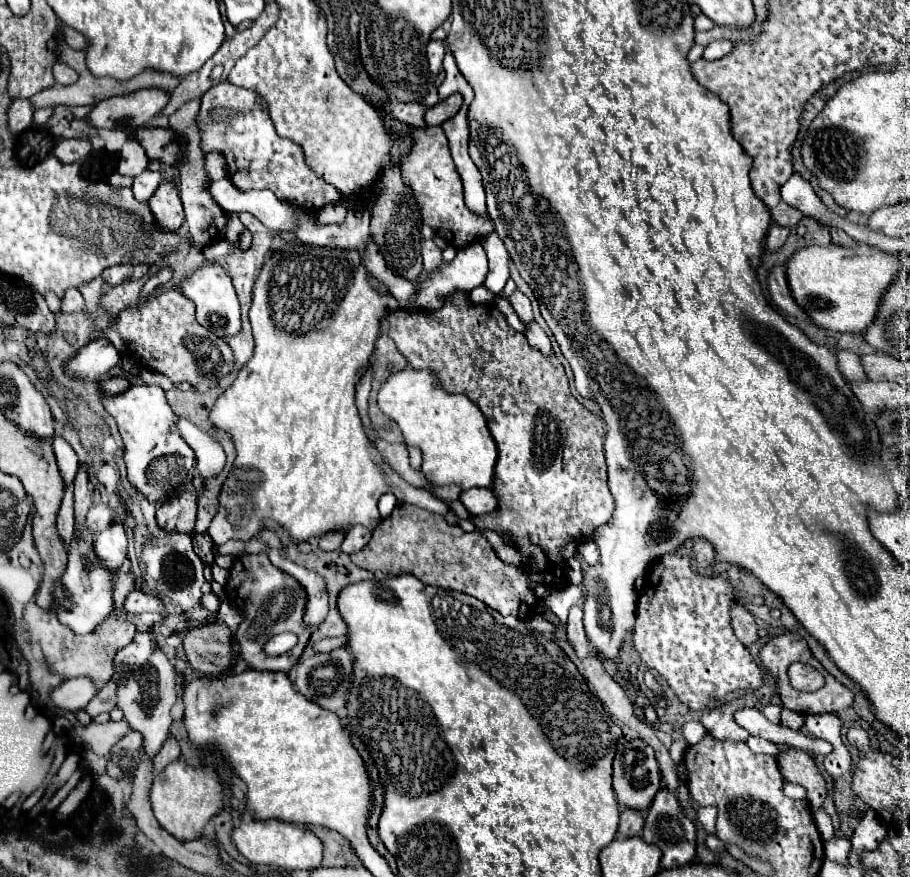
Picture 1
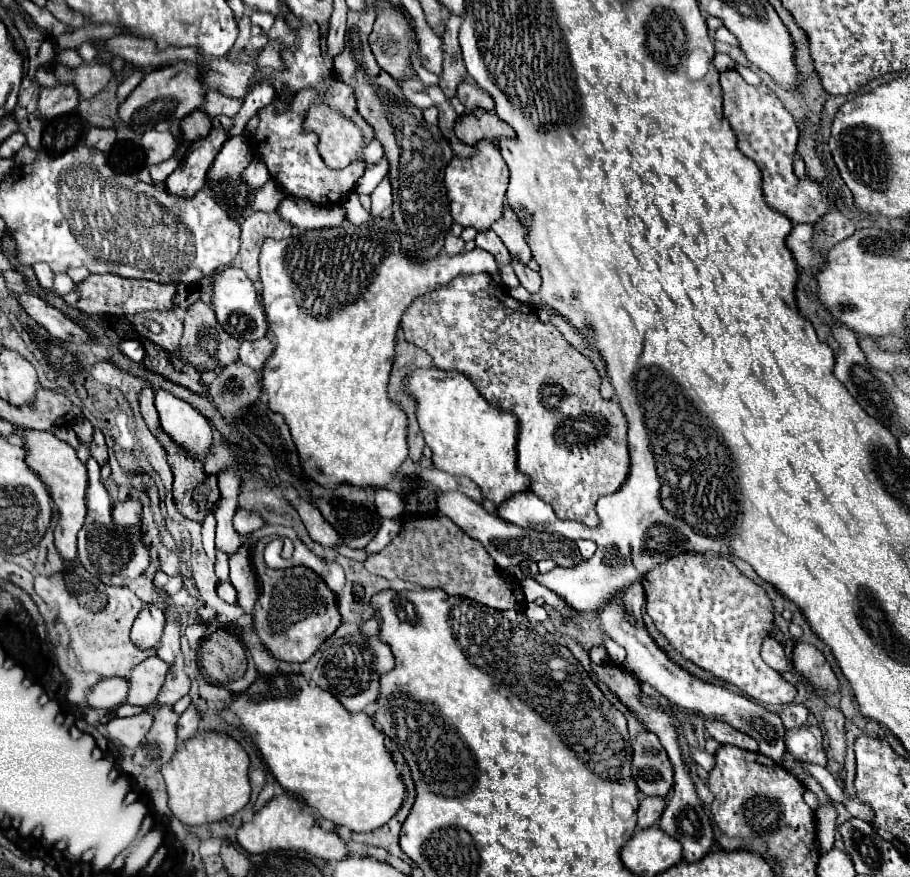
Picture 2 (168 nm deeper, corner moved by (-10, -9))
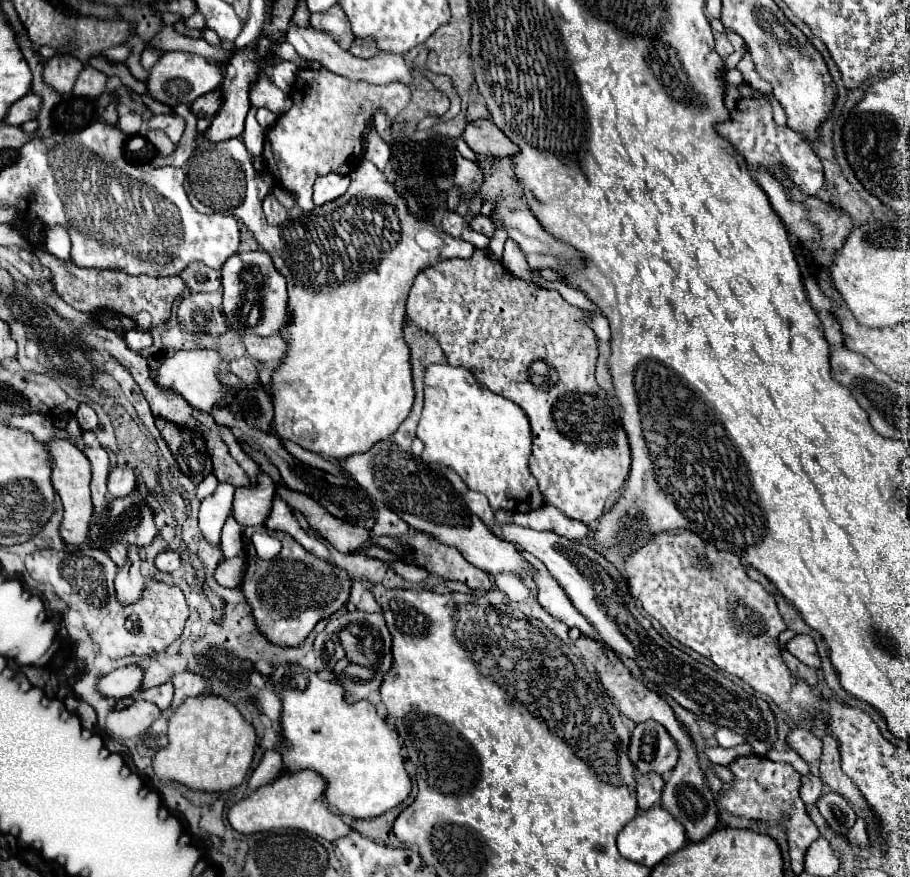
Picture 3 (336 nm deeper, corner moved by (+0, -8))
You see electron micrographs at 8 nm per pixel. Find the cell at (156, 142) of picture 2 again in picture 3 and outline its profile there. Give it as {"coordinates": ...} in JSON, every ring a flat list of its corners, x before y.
{"coordinates":[[170,113,170,115,154,115,148,121,148,127,152,127,152,129,164,129,168,133,168,137,172,139,172,143,178,145,180,137,182,137,182,129,186,127,186,121,180,115,176,115,176,113]]}

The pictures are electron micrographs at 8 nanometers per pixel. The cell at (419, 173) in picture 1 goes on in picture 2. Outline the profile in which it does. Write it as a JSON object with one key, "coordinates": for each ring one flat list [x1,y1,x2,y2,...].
{"coordinates":[[476,142,474,154,460,158,454,156,450,164,446,166,446,190,450,198,450,214,454,222,458,222,462,228,476,228,478,232,490,230,492,222,502,218,502,206,504,206,504,194,508,186,508,168,506,162,502,160,500,152,492,142]]}

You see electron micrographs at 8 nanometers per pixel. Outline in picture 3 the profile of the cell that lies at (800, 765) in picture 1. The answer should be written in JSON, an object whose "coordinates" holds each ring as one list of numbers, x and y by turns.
{"coordinates":[[792,729,790,735,788,735,788,745,800,753,800,757,804,761,816,761,822,753,822,741,808,729]]}

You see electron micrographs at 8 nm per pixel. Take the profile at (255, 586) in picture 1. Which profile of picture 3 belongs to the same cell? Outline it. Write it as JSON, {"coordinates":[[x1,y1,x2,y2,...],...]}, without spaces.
{"coordinates":[[244,529,246,573,242,579,242,591,252,605,252,615,258,629,268,637,268,641,282,647,296,647,310,635,320,619,328,619,348,601,352,581,346,571,338,569,330,561,320,561,320,557,308,553,300,543,288,537,288,533,284,533,282,551,278,557,272,561,262,561,250,543,252,531,256,529]]}

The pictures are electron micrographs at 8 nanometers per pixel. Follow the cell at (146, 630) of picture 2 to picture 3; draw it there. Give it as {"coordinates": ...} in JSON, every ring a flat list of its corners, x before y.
{"coordinates":[[128,545,126,549,128,549,126,563,116,573,116,593,120,597,120,603,130,605,140,599,144,587,144,575,140,573,140,565,142,565,140,547]]}

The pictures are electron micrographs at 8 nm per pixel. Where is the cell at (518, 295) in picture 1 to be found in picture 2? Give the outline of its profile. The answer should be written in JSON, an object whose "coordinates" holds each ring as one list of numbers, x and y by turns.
{"coordinates":[[512,264,512,268,514,268,514,272,518,274,520,284,522,284,530,294,538,294,540,274,538,274,538,272,532,272,528,266,522,266,522,264]]}

